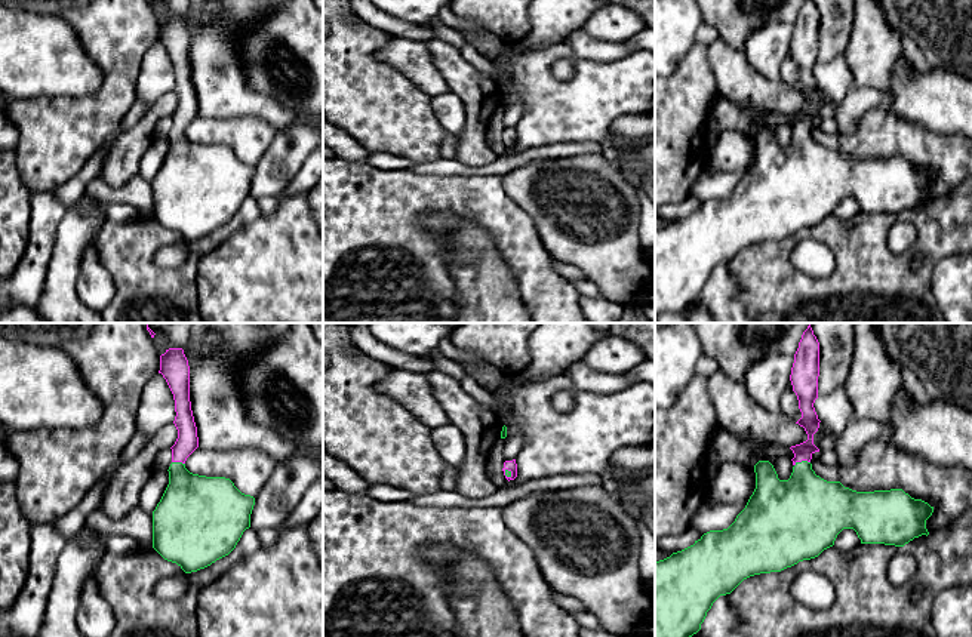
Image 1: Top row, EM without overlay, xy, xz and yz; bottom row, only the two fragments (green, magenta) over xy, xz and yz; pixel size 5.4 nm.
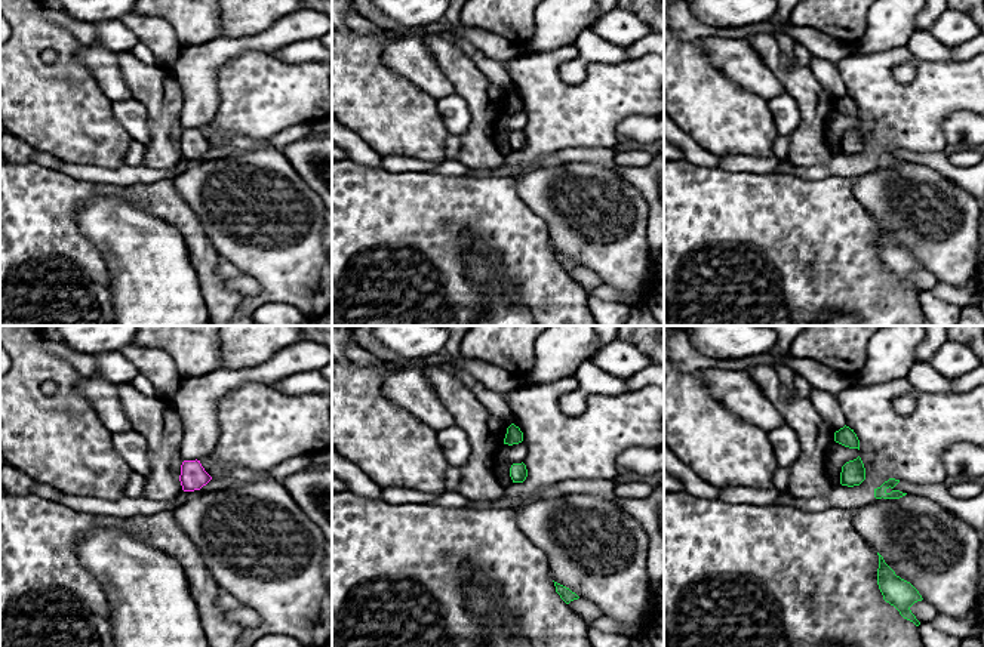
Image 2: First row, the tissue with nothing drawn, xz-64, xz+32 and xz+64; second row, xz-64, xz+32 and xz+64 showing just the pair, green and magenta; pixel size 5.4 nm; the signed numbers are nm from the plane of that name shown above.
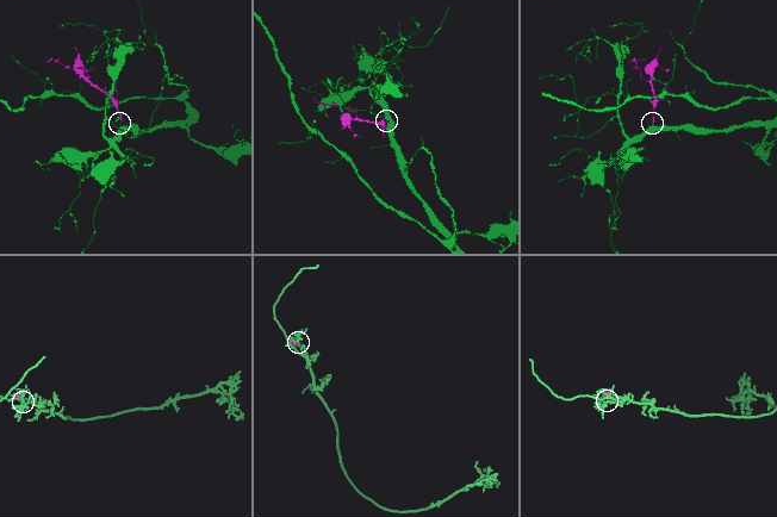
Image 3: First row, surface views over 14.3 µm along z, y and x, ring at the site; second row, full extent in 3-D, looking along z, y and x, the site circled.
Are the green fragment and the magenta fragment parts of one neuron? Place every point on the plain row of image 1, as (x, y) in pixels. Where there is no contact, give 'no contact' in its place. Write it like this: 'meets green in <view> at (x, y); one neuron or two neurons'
meets green in yz at (802, 129); one neuron

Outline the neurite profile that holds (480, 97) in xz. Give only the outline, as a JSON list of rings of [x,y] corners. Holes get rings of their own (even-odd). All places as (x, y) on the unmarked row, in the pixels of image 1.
[[[434,40],[424,43],[449,92],[461,99],[465,110],[464,129],[456,136],[455,160],[471,167],[493,163],[499,156],[489,147],[486,133],[493,113],[501,107],[504,95],[501,84],[468,64],[459,49]]]

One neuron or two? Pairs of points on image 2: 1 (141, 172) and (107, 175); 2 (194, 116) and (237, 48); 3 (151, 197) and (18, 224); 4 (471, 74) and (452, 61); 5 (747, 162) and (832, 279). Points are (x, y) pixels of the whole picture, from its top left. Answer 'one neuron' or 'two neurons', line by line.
1: one neuron
2: one neuron
3: one neuron
4: one neuron
5: two neurons

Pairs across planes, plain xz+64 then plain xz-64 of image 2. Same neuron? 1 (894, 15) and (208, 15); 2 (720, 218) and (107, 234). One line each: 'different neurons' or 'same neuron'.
1: different neurons
2: different neurons

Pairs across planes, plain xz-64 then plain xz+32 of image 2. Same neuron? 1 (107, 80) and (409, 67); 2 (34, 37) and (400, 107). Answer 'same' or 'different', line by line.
1: same
2: same

